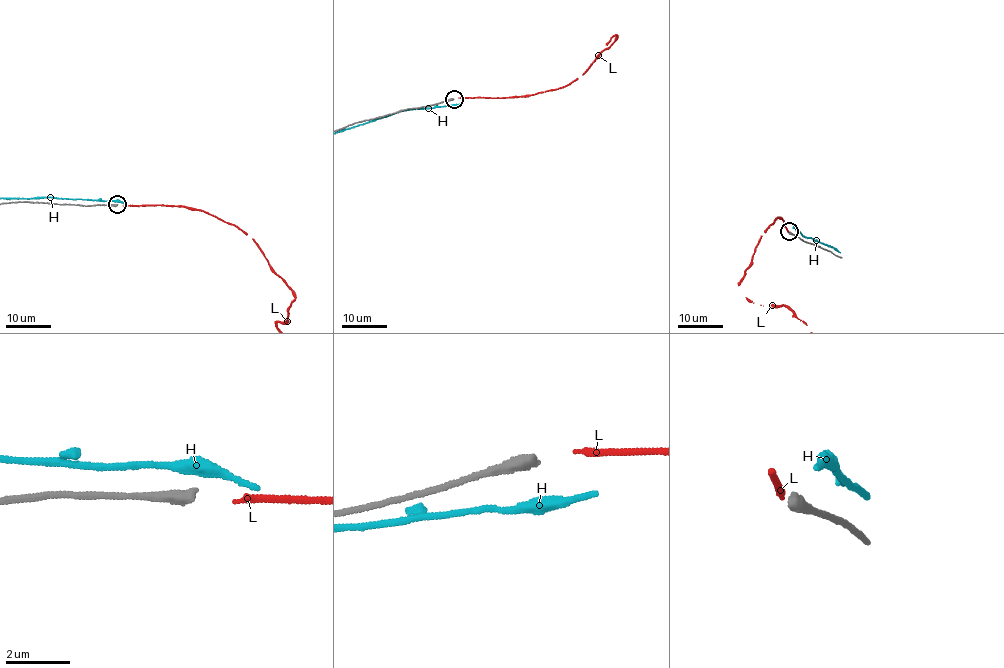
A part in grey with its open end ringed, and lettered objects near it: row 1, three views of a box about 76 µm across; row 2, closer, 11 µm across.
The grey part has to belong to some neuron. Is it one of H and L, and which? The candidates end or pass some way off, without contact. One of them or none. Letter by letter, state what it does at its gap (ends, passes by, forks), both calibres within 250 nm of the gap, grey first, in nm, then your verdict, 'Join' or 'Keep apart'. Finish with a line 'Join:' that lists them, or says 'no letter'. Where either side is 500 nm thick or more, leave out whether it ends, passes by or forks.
H: It passes by. Thickness 360 nm (grey) against 400 nm. Keep apart
L: It ends there. Thickness 360 nm (grey) against 200 nm. Join
Join: L

